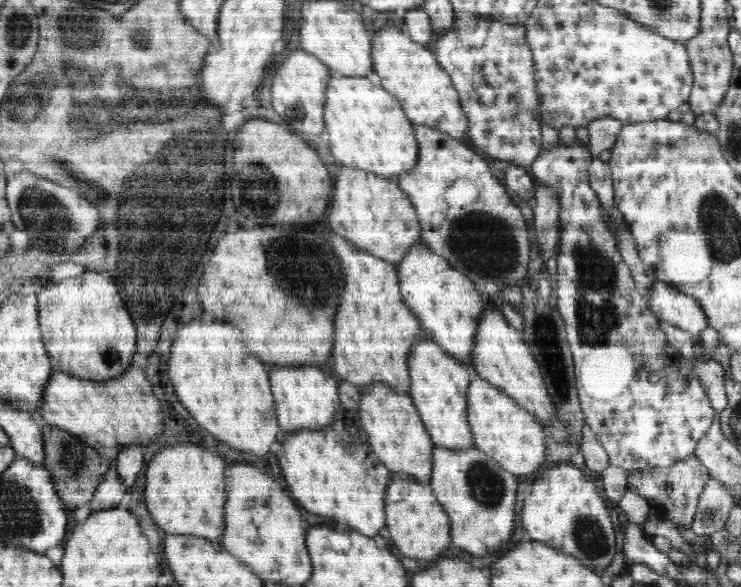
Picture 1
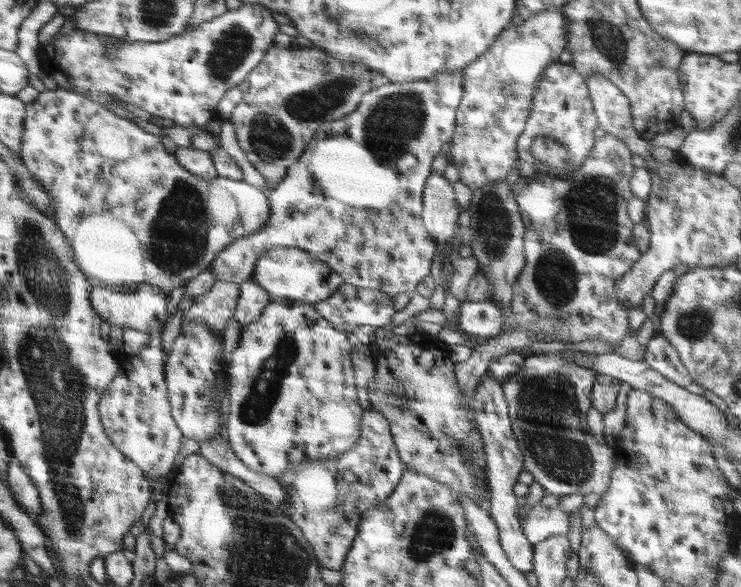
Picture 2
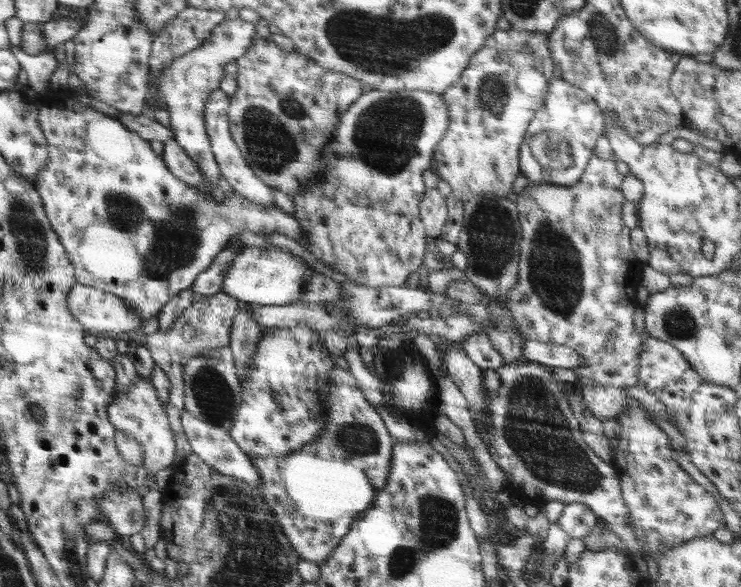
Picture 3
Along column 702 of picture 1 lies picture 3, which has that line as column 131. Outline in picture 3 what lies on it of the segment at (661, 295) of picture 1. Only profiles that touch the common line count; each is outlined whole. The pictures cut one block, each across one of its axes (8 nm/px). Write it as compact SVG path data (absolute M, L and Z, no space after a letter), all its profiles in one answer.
M78 282L68 291L67 307L82 329L93 335L120 336L128 331L140 330L145 323L140 319L140 315L136 315L136 311L132 311L132 307L123 301L123 298Z

